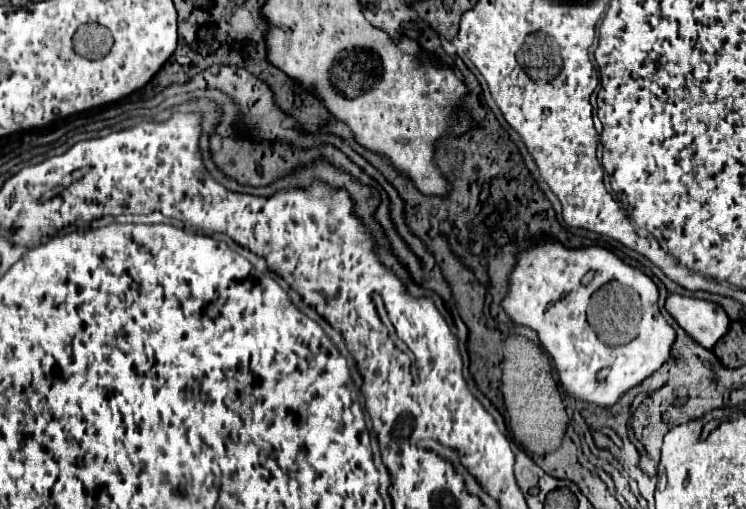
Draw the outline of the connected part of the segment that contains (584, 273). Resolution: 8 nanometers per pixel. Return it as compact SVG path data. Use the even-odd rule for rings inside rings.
M542 236L532 248L518 252L508 276L508 292L500 306L516 326L532 328L538 334L540 346L554 360L562 388L572 398L596 406L614 406L630 388L652 376L670 358L676 336L660 314L658 288L644 272L624 264L604 248L564 248L550 236ZM610 280L628 284L642 300L640 336L616 348L602 344L586 320L590 296Z

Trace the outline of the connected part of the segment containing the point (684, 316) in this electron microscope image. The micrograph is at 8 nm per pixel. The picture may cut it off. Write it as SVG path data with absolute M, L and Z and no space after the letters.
M670 294L666 298L666 310L700 346L708 350L728 332L730 326L726 312L708 300Z

